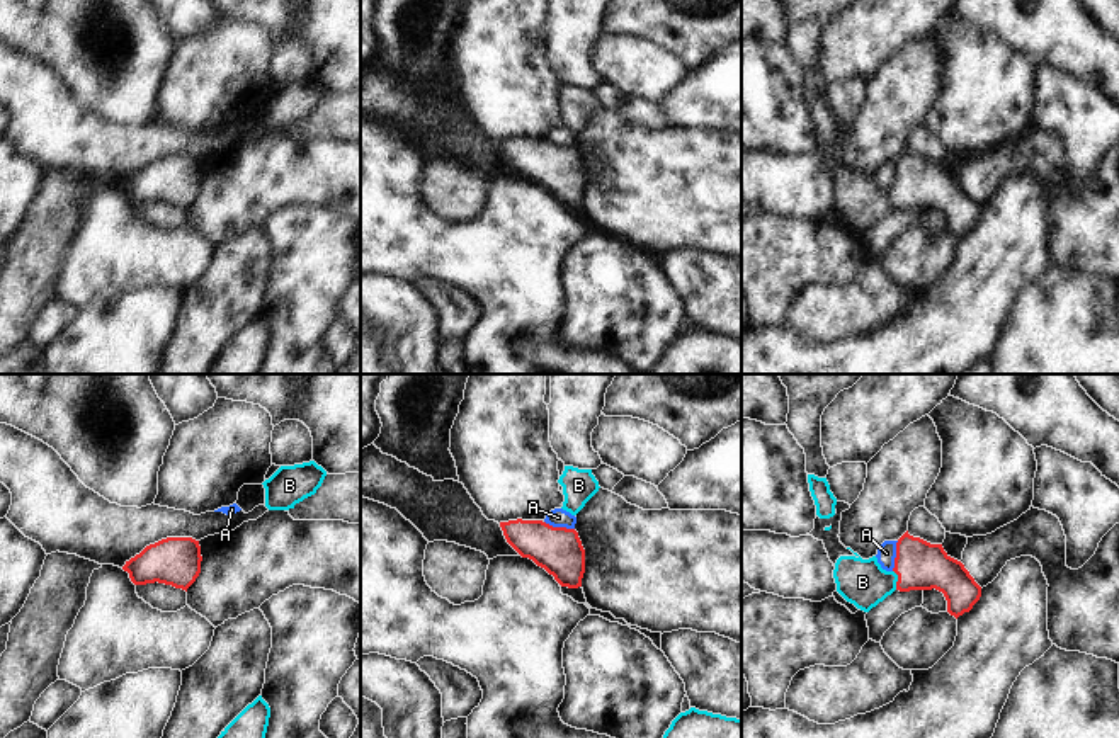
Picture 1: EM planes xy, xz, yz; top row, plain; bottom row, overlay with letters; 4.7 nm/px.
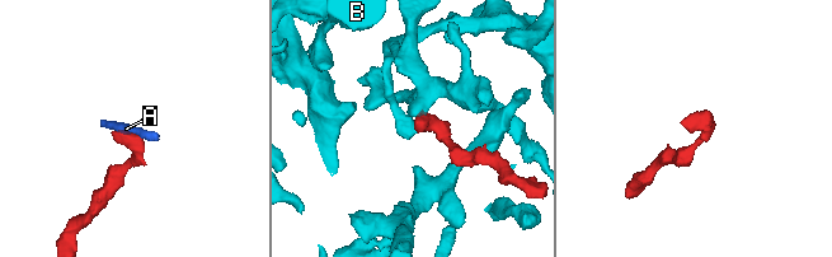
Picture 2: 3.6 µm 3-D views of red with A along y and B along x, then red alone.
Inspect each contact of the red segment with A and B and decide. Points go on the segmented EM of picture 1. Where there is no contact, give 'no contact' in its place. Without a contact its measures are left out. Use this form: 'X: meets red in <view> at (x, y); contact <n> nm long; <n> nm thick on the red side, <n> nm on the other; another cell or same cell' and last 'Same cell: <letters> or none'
A: meets red in xz at (560, 527); contact 150 nm long; 220 nm thick on the red side, 90 nm on the other; another cell
B: meets red in yz at (898, 580); contact 100 nm long; 220 nm thick on the red side, 220 nm on the other; same cell
Same cell: B

